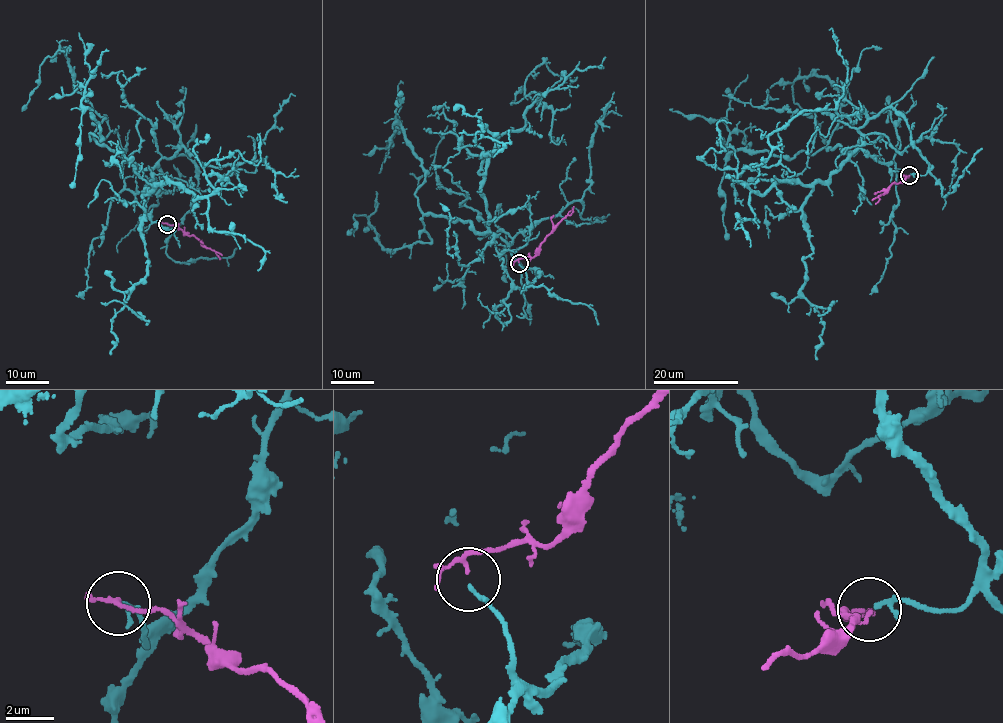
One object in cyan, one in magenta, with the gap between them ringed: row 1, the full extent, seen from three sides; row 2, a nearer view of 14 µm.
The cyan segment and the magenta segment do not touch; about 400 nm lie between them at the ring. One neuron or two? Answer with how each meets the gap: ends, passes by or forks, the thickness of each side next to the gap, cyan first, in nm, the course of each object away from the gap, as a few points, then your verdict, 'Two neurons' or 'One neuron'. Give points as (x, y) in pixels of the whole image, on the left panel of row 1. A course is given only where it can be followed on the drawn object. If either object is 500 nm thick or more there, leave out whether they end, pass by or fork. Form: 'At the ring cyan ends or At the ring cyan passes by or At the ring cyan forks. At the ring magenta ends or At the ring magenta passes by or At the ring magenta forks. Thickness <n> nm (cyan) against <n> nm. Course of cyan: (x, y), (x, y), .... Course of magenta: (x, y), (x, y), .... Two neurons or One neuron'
At the ring cyan passes by. At the ring magenta passes by. Thickness 140 nm (cyan) against 140 nm. Course of cyan: (167, 224), (199, 174), (162, 157), (143, 191), (195, 200), (209, 161), (257, 164), (257, 141). Course of magenta: (167, 224), (195, 237), (220, 259). One neuron

